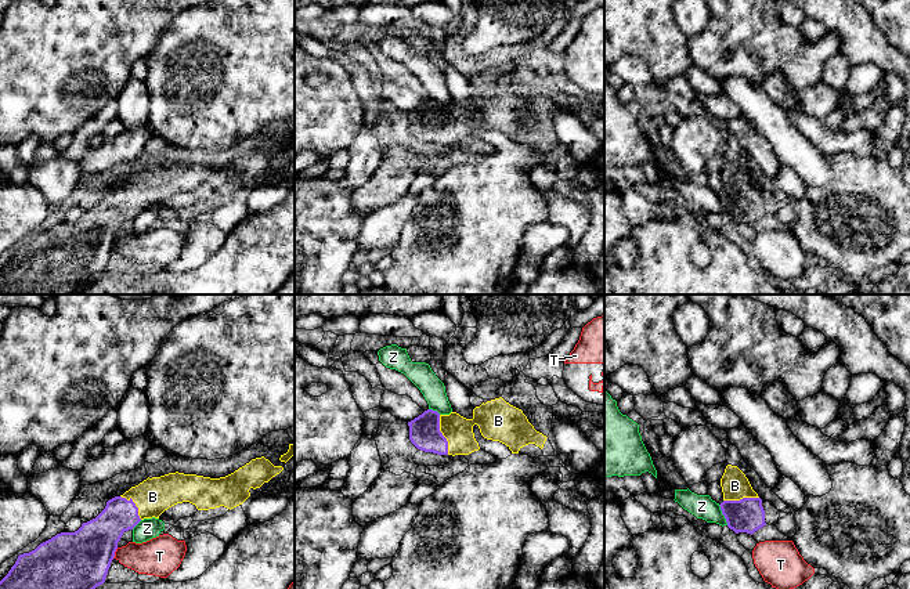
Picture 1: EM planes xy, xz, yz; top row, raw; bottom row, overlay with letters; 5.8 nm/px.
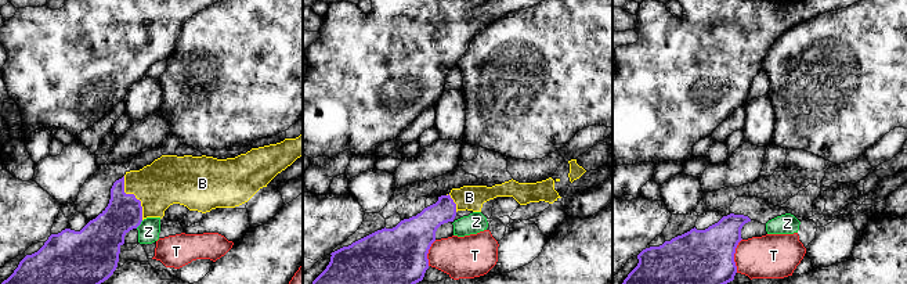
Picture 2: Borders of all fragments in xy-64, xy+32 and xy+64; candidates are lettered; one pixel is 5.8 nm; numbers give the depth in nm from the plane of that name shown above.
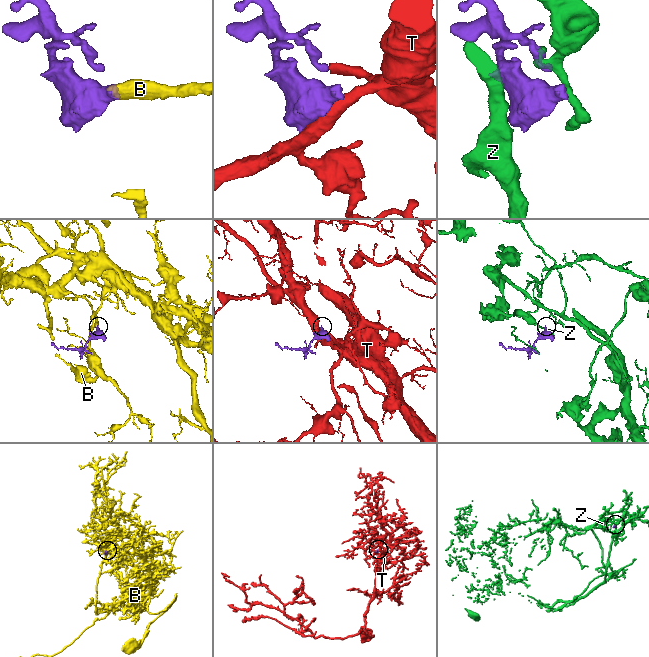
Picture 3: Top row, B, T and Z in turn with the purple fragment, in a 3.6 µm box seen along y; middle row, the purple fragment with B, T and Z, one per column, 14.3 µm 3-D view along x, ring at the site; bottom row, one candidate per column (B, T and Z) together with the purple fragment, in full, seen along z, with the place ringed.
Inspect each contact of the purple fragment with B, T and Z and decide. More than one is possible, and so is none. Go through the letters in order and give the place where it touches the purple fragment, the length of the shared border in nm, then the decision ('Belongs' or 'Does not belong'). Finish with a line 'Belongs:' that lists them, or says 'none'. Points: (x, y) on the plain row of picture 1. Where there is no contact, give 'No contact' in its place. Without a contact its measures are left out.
B: Touches purple at xz (441, 125). Shared border 240 nm. Belongs
T: Touches purple at xy (114, 244). Shared border 70 nm. Does not belong
Z: Touches purple at yz (722, 203). Shared border 130 nm. Does not belong
Belongs: B

